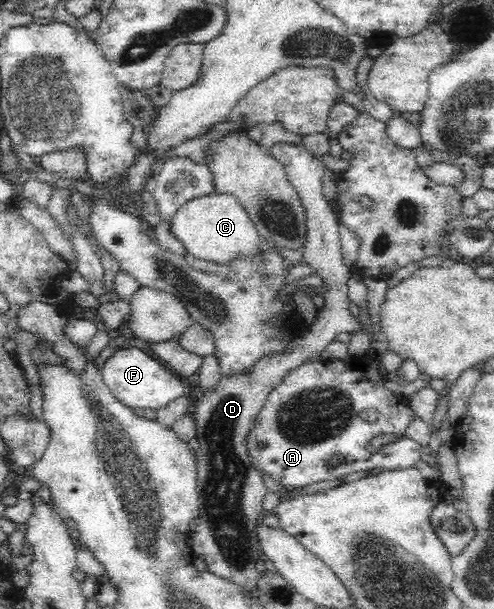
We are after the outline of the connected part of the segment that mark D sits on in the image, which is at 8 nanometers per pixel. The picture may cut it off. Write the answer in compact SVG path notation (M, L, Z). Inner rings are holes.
M274 143L271 154L283 165L288 181L295 186L300 203L304 208L304 225L307 241L303 245L303 260L324 280L325 304L302 340L296 340L278 355L266 356L256 361L250 371L240 377L220 377L218 384L208 388L195 411L196 438L200 448L196 452L196 491L199 497L200 525L195 531L188 531L186 544L195 557L208 563L208 571L233 581L236 585L254 590L260 577L256 562L262 555L257 539L256 525L262 513L262 502L268 493L260 473L252 467L246 450L246 433L252 427L256 413L262 409L270 391L277 387L293 369L300 365L320 360L321 353L338 334L355 334L362 329L348 309L347 280L351 268L344 266L341 257L339 223L334 211L322 194L322 177L326 167L320 157L314 155L302 143Z

